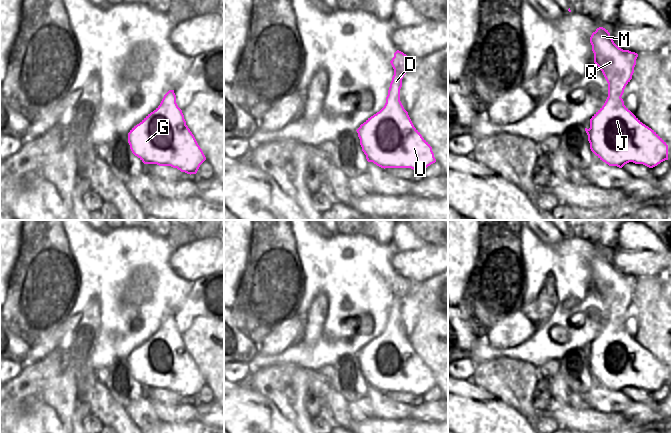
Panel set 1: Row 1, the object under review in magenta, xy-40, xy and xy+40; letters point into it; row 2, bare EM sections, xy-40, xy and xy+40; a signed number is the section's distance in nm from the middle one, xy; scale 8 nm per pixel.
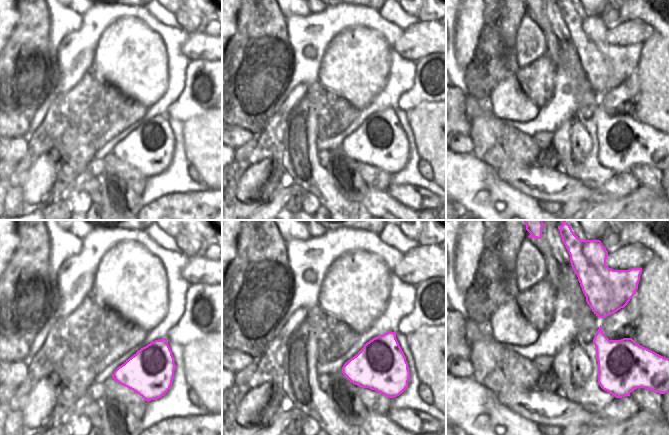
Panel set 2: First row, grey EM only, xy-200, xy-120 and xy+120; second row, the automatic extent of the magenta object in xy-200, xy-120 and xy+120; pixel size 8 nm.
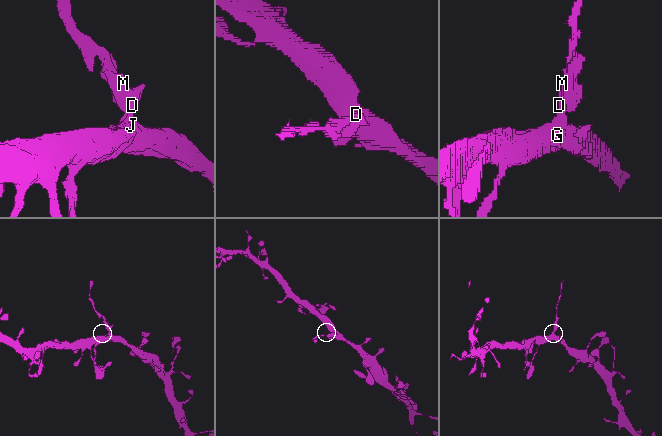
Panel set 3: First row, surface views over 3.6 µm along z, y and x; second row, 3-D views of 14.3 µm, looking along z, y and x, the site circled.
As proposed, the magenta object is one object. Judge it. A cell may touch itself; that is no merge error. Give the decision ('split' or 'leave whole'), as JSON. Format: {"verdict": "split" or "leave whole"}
{"verdict": "split"}

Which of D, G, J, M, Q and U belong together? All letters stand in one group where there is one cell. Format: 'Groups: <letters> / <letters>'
Groups: D M Q / G J U.

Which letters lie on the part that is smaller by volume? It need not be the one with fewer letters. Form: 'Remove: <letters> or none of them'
Remove: D, M, Q

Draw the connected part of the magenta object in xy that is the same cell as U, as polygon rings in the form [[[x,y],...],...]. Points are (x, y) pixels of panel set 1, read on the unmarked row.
[[[388,314],[384,331],[368,342],[356,355],[367,385],[381,392],[411,392],[422,396],[436,386],[432,371],[414,351],[400,322],[391,314]]]

